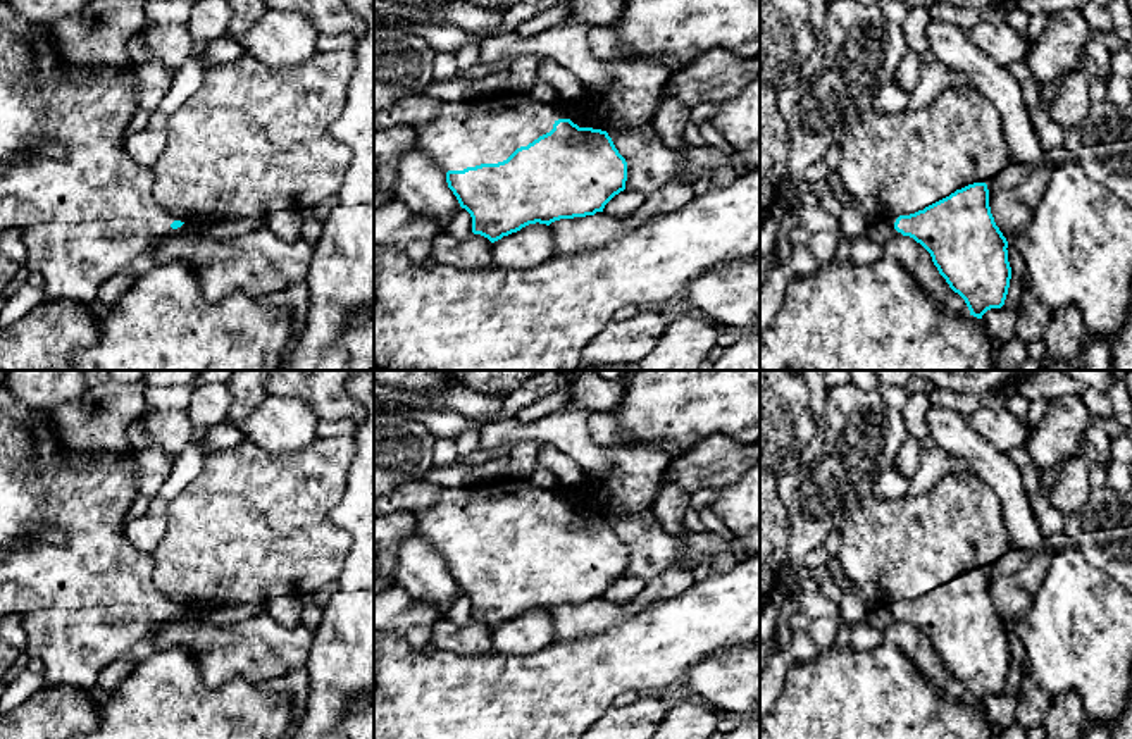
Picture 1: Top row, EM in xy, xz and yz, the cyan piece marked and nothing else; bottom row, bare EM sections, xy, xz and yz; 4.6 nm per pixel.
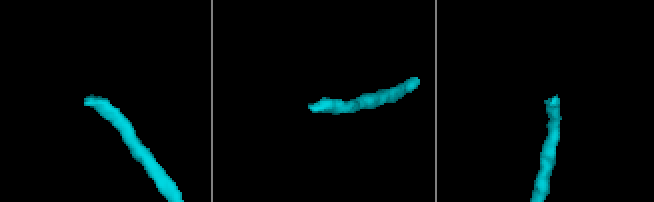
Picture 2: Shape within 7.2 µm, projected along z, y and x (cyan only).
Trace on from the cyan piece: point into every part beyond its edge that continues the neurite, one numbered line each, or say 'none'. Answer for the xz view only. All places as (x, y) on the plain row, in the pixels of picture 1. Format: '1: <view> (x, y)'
1: xz (457, 521)

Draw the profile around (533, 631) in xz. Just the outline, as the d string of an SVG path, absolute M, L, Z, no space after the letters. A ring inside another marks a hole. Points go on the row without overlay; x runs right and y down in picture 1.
M529 610L493 629L493 649L512 656L538 653L555 641L553 622L546 610Z

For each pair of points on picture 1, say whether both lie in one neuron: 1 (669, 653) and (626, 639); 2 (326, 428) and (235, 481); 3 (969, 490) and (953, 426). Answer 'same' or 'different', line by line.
1: same
2: different
3: different

